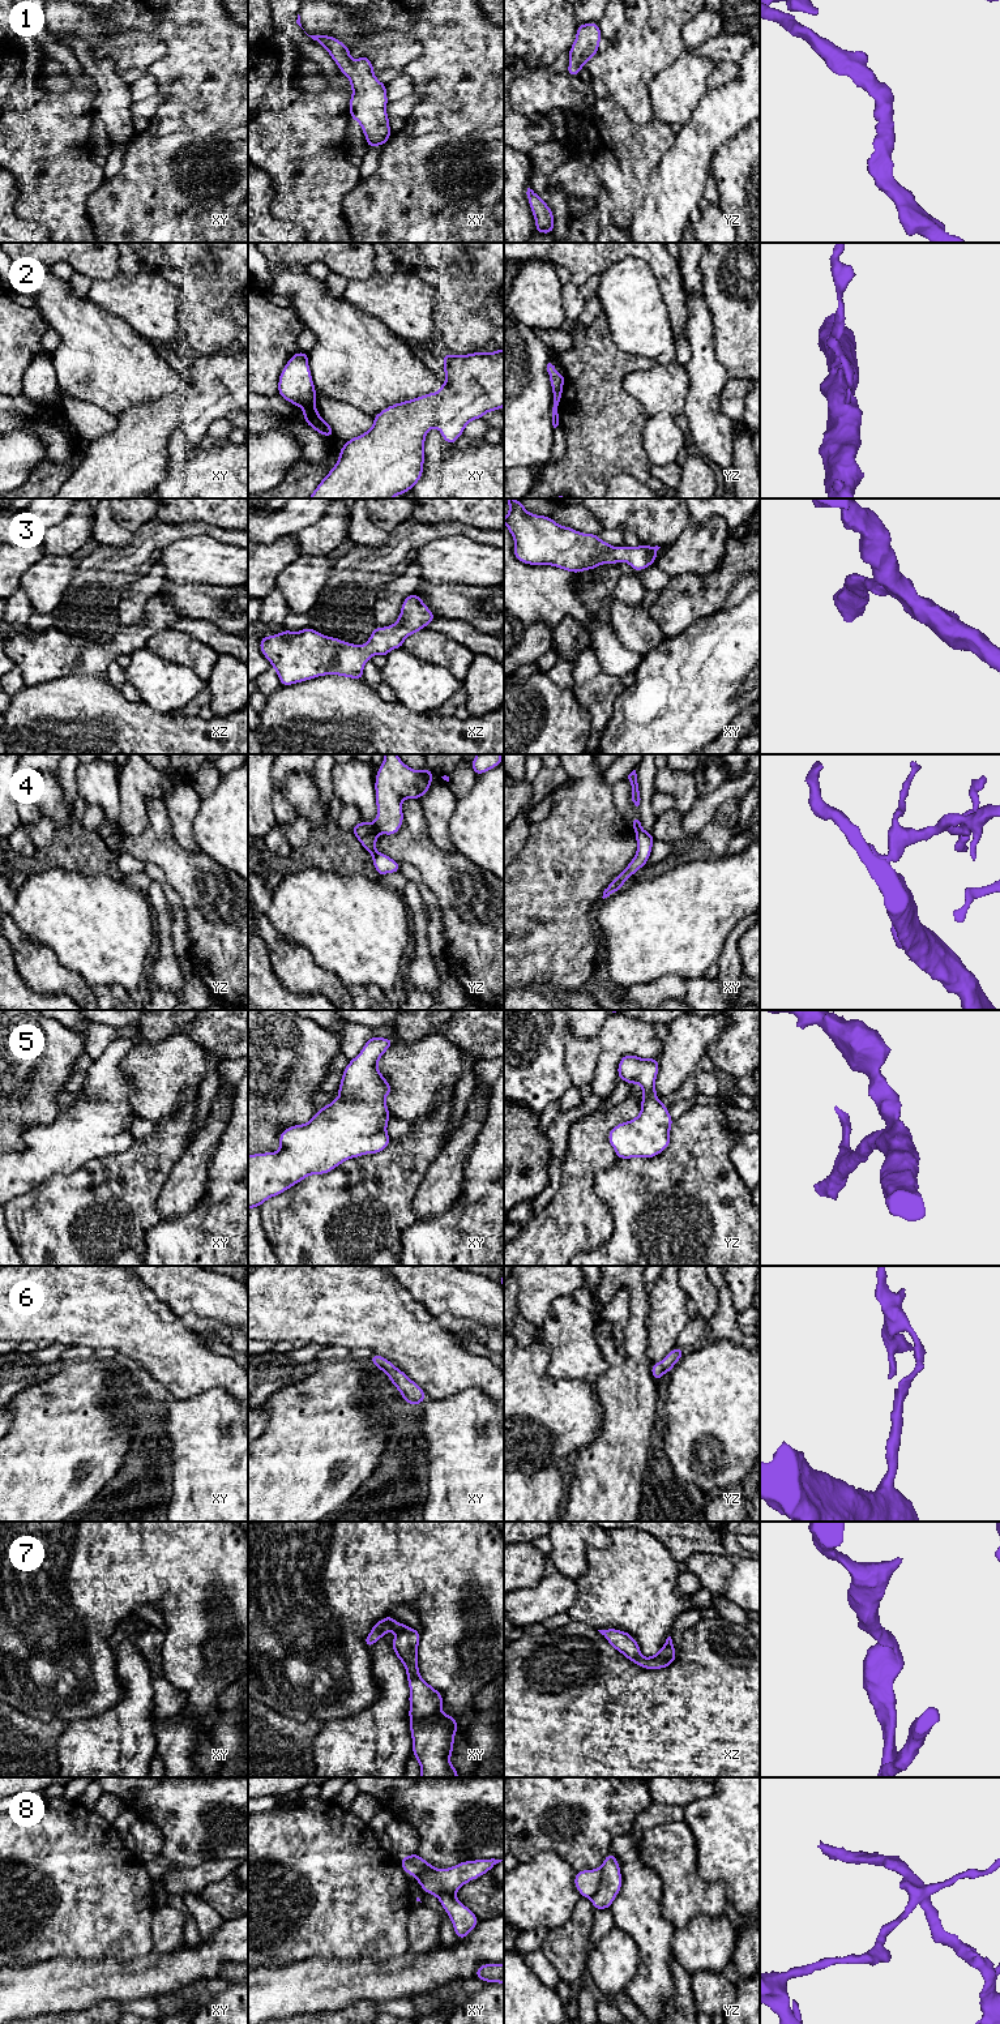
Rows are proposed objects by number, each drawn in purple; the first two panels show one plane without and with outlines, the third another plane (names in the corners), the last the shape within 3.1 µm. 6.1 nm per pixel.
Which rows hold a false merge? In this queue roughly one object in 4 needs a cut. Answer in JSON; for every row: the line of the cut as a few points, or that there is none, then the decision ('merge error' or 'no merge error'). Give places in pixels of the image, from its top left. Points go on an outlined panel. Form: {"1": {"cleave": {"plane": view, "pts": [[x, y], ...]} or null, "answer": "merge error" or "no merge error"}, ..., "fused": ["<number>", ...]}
{"1": {"cleave": null, "answer": "no merge error"}, "2": {"cleave": {"plane": "xy", "pts": [[313, 403], [304, 407]]}, "answer": "merge error"}, "3": {"cleave": null, "answer": "no merge error"}, "4": {"cleave": {"plane": "yz", "pts": [[374, 822], [379, 831]]}, "answer": "merge error"}, "5": {"cleave": null, "answer": "no merge error"}, "6": {"cleave": null, "answer": "no merge error"}, "7": {"cleave": null, "answer": "no merge error"}, "8": {"cleave": {"plane": "yz", "pts": [[601, 1868], [601, 1885], [592, 1899]]}, "answer": "merge error"}, "fused": ["2", "4", "8"]}

